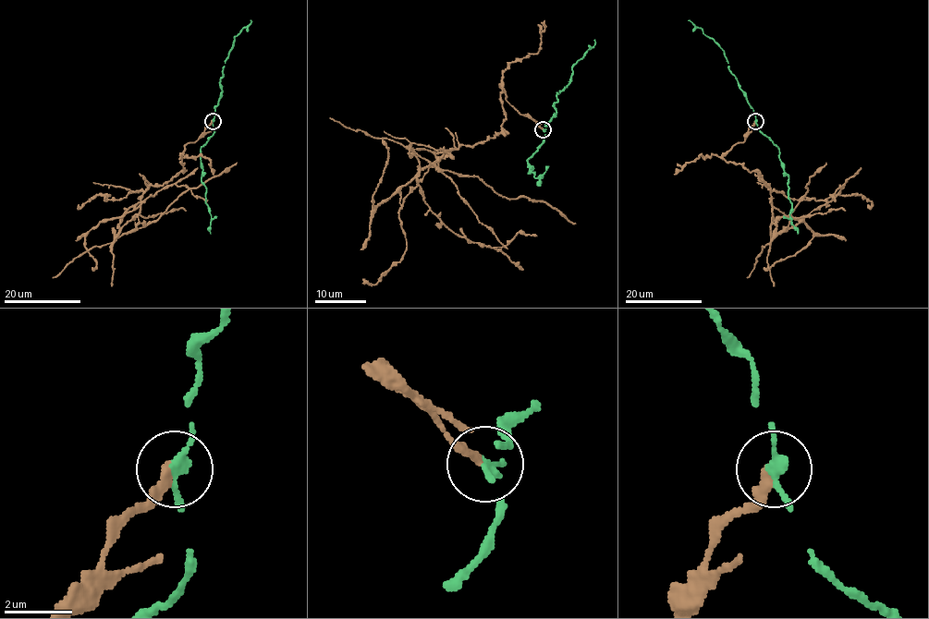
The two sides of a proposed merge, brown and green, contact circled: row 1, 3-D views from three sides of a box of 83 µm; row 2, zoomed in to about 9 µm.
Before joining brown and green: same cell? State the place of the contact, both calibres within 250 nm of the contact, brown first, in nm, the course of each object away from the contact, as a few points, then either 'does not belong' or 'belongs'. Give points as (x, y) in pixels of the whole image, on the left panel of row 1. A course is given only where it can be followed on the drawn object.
place (213, 121); calibres 280 and 240 nm; course brown (212, 121), (184, 147), (184, 169), (148, 188), (140, 210), (116, 236), (129, 208), (177, 184), (208, 200); course green (213, 121), (222, 89), (220, 78), (225, 61), (235, 38), (250, 20); does not belong

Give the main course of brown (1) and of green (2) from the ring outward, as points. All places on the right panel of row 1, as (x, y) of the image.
1: (755, 121), (723, 158), (757, 171), (770, 188), (771, 237), (794, 227), (844, 184), (833, 194), (836, 200)
2: (755, 121), (746, 94), (729, 69), (724, 51), (688, 20)

